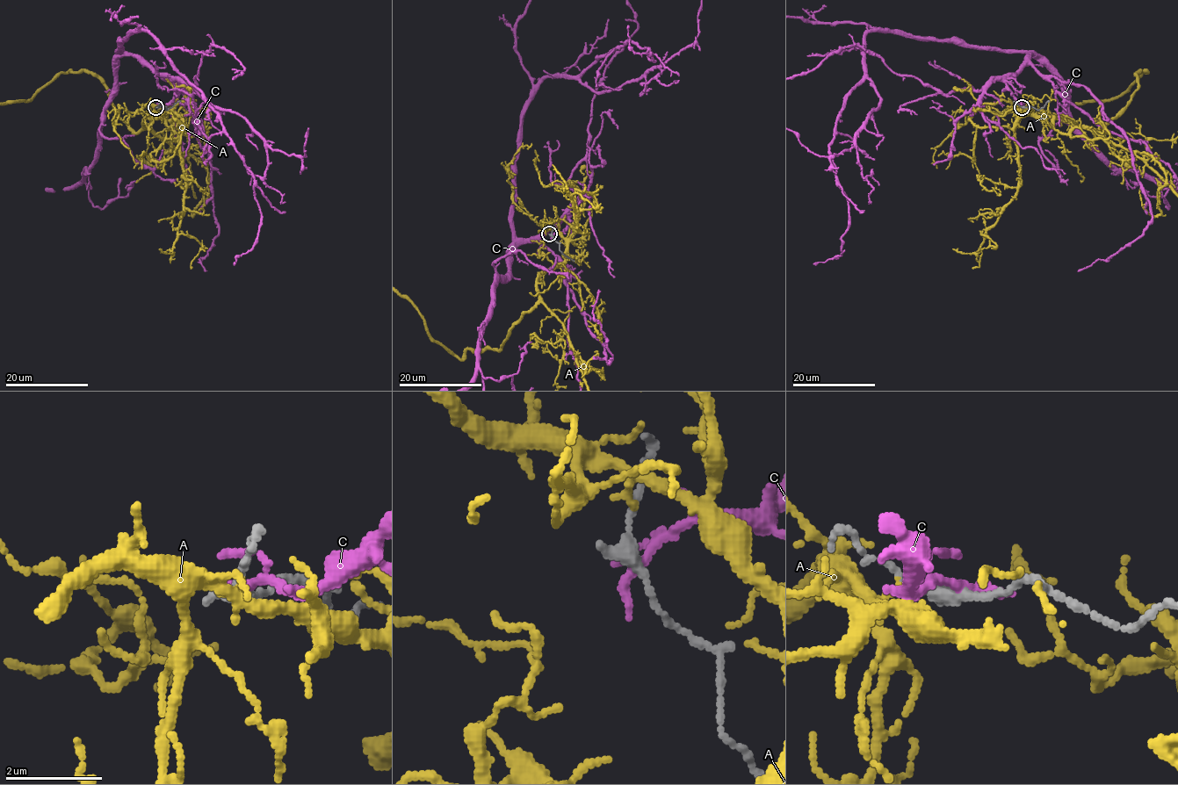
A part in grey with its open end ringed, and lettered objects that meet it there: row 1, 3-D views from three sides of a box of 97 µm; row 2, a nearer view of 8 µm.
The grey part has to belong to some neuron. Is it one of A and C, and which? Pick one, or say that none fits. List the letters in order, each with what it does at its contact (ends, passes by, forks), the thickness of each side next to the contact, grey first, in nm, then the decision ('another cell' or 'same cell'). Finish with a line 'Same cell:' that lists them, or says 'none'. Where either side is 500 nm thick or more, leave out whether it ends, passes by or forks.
A: it passes by | 120/120 nm | another cell
C: it passes by | 240/180 nm | another cell
Same cell: none

